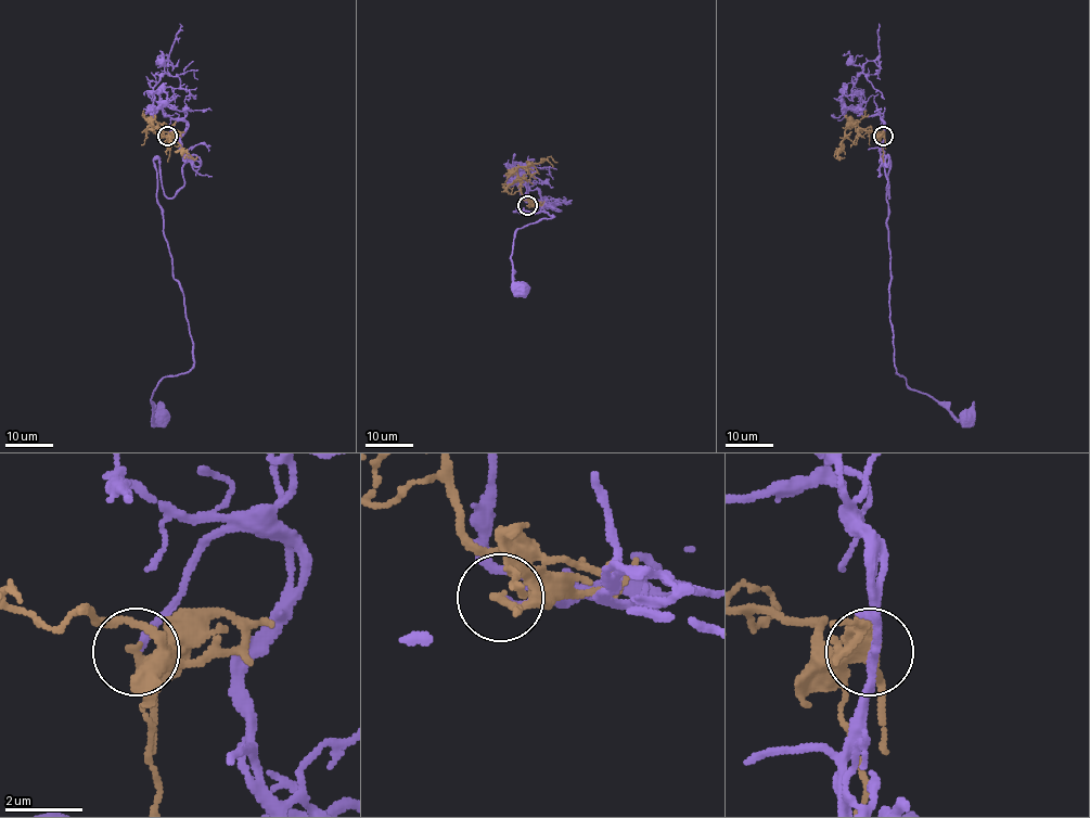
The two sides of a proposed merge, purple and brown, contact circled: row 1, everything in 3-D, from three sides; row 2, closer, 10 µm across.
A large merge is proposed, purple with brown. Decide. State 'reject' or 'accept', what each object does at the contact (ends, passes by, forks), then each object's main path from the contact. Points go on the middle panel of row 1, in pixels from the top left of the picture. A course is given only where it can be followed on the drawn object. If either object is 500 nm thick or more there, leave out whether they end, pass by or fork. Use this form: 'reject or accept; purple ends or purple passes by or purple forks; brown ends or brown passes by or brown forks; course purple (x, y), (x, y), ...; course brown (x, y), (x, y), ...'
accept; purple ends; brown passes by; course purple (527, 206), (546, 207), (542, 202), (543, 209), (513, 212), (553, 216), (515, 233), (513, 281), (521, 289); course brown (527, 206), (530, 200), (522, 196), (517, 168), (539, 164), (550, 156), (556, 163)

